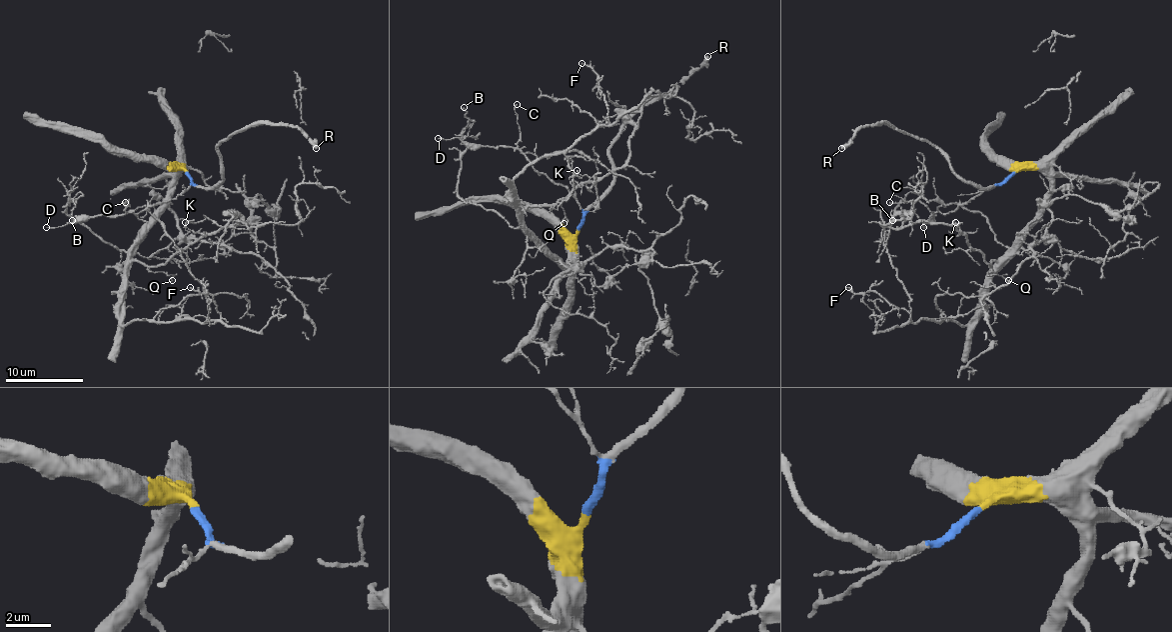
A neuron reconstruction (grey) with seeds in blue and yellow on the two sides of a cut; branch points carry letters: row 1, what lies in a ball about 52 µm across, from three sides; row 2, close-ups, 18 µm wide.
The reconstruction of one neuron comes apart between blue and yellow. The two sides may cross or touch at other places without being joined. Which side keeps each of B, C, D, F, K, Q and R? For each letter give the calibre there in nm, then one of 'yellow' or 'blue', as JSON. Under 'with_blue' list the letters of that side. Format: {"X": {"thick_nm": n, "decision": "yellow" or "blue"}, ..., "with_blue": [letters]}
{"B": {"thick_nm": 130, "decision": "yellow"}, "C": {"thick_nm": 130, "decision": "blue"}, "D": {"thick_nm": 110, "decision": "blue"}, "F": {"thick_nm": 120, "decision": "yellow"}, "K": {"thick_nm": 100, "decision": "yellow"}, "Q": {"thick_nm": 90, "decision": "yellow"}, "R": {"thick_nm": 380, "decision": "blue"}, "with_blue": ["C", "D", "R"]}

